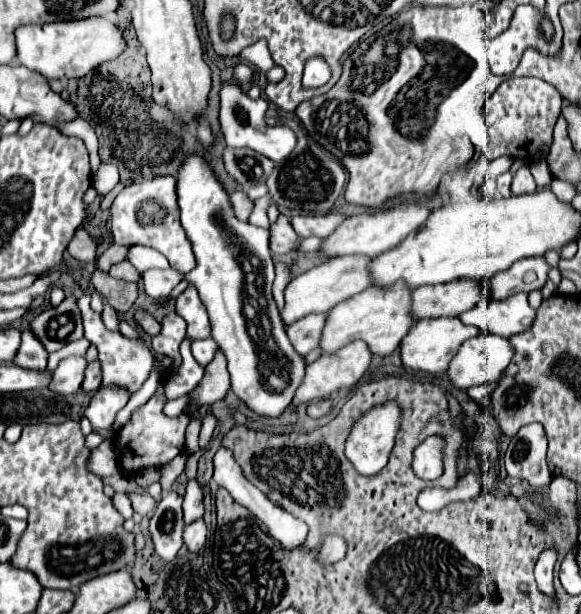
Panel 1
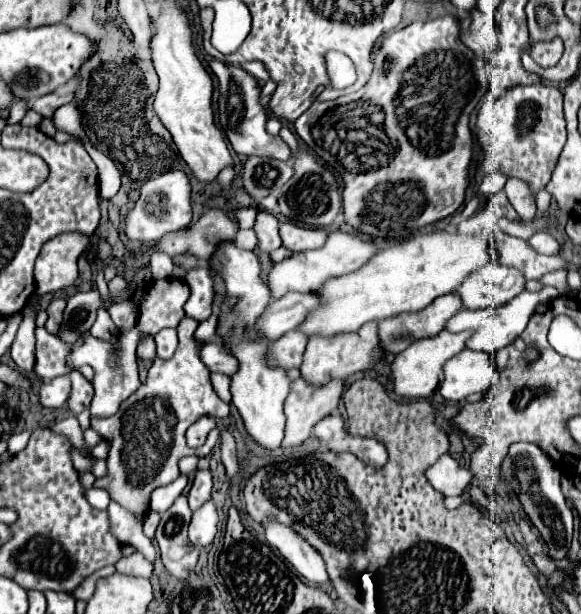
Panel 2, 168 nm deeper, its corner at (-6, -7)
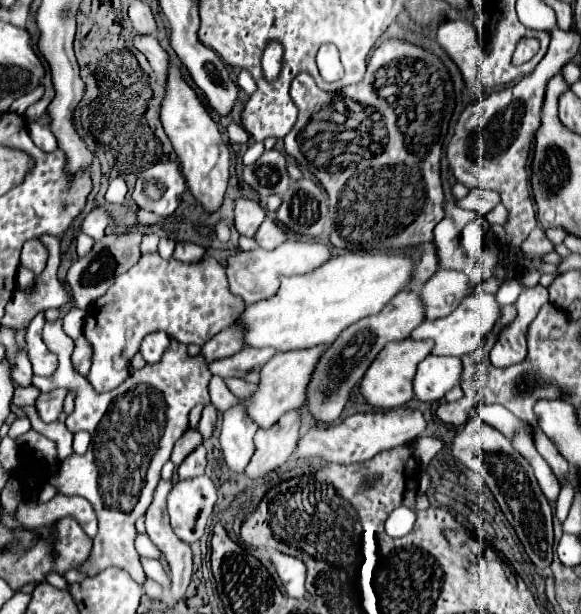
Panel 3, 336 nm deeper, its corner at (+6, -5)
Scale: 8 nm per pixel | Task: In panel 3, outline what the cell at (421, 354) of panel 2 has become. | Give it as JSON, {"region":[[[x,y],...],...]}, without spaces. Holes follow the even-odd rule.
{"region":[[[404,339],[404,341],[388,343],[388,347],[384,347],[384,351],[380,351],[380,355],[368,367],[368,371],[366,371],[366,375],[364,375],[362,383],[360,383],[360,391],[366,397],[366,401],[372,407],[394,409],[394,407],[406,405],[410,399],[414,399],[412,379],[416,375],[416,367],[418,367],[420,359],[424,359],[432,351],[432,347],[434,347],[432,339],[426,339],[426,341]]]}

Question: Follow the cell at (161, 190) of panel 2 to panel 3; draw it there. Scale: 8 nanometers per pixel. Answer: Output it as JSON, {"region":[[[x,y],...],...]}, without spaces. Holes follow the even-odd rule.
{"region":[[[166,161],[138,175],[132,199],[140,209],[152,211],[158,217],[168,217],[178,209],[184,189],[186,181],[178,163]]]}

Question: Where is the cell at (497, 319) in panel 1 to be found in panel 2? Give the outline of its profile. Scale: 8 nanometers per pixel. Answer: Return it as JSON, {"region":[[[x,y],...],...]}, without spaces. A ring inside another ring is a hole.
{"region":[[[545,286],[538,293],[530,293],[530,291],[520,293],[520,297],[514,297],[512,301],[508,301],[508,305],[498,305],[498,307],[492,307],[492,309],[478,309],[478,311],[462,309],[462,313],[456,313],[454,317],[448,319],[446,331],[450,331],[450,333],[472,331],[472,337],[468,339],[466,347],[472,349],[472,351],[484,351],[488,355],[494,355],[502,347],[510,345],[526,329],[528,319],[534,313],[534,307],[536,307],[538,301],[553,301],[558,296],[559,292],[556,288]]]}

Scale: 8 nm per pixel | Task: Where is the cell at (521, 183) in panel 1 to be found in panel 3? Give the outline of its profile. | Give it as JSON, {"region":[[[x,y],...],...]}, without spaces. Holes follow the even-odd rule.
{"region":[[[472,189],[464,199],[460,199],[456,205],[460,209],[476,211],[480,217],[486,217],[490,209],[494,209],[500,203],[500,195],[496,191],[484,191],[484,189]]]}

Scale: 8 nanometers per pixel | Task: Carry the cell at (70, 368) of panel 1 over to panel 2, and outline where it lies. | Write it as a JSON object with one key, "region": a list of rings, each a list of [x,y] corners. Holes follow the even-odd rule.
{"region":[[[58,377],[54,381],[46,381],[38,393],[40,397],[40,405],[42,407],[50,407],[50,409],[58,409],[64,407],[66,399],[70,395],[70,377]]]}

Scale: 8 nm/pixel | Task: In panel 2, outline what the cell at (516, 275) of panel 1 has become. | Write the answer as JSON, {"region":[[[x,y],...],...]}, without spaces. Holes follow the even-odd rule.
{"region":[[[486,263],[470,273],[454,293],[460,295],[466,309],[486,309],[508,303],[524,291],[524,283],[526,279],[520,271],[498,263]]]}

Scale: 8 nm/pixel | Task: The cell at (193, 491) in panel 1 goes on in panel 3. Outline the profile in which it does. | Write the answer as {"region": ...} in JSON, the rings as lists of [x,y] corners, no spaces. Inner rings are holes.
{"region":[[[196,447],[184,461],[182,465],[178,467],[178,477],[180,479],[192,479],[192,477],[198,477],[204,473],[204,467],[206,467],[206,451],[204,447]]]}

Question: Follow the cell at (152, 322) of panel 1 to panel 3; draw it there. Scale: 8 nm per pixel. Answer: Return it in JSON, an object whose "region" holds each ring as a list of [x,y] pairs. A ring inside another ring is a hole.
{"region":[[[154,331],[154,333],[148,333],[142,341],[142,347],[140,347],[140,353],[142,357],[146,359],[146,363],[158,363],[164,349],[168,347],[168,335],[164,331]]]}

